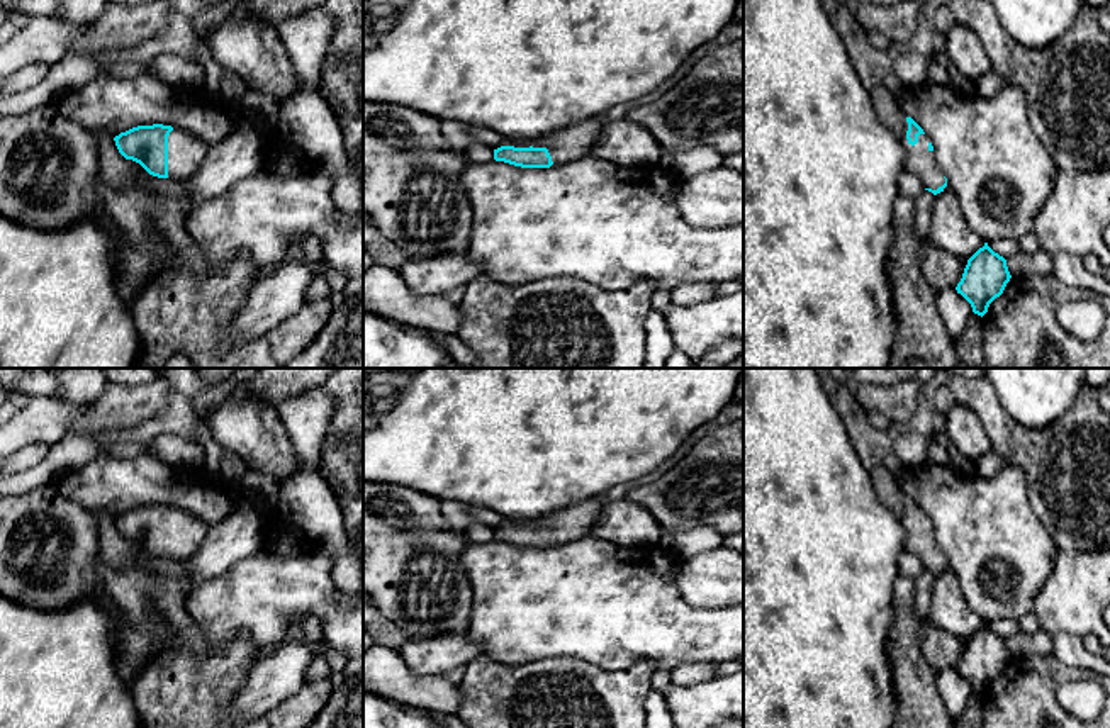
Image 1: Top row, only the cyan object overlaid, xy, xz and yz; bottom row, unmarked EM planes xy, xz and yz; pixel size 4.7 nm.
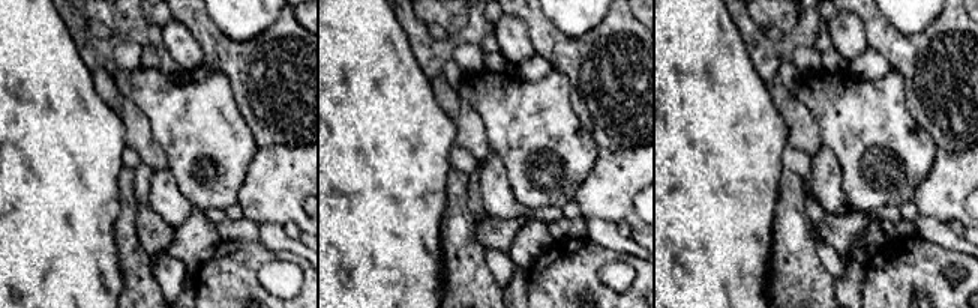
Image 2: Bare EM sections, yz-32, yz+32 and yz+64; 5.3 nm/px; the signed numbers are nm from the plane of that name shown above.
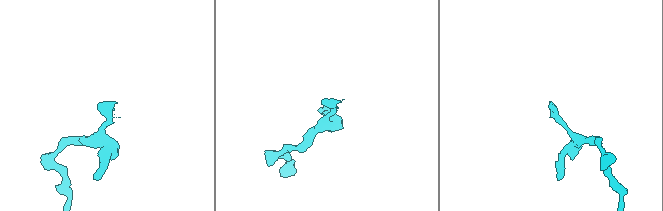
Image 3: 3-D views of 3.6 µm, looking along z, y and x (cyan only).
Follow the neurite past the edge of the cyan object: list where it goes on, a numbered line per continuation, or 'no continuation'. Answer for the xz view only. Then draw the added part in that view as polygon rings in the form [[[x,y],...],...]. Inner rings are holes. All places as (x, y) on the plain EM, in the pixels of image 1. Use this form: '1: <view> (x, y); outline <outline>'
1: xz (576, 521); outline [[[592,497],[531,521],[504,519],[502,526],[547,528],[555,546],[589,536],[603,506],[599,497]]]

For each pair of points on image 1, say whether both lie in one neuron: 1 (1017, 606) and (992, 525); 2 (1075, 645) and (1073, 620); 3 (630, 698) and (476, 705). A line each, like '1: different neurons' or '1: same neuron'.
1: same neuron
2: different neurons
3: same neuron

